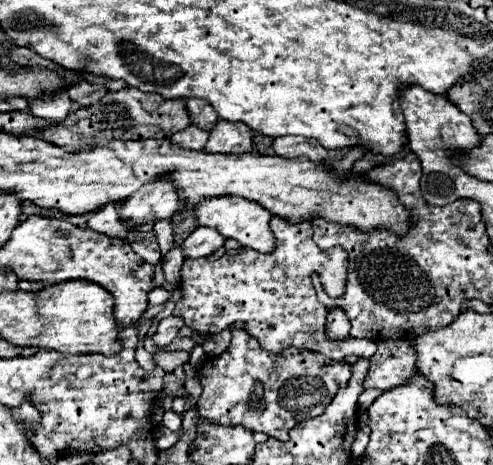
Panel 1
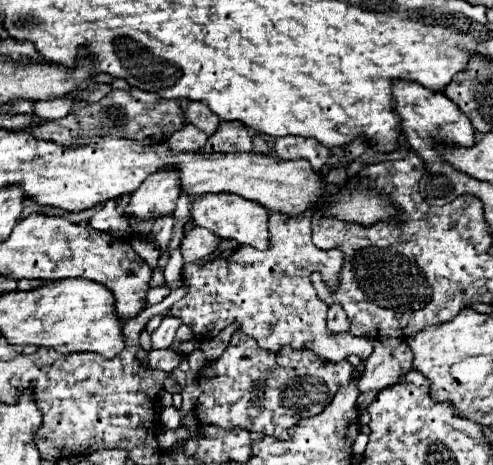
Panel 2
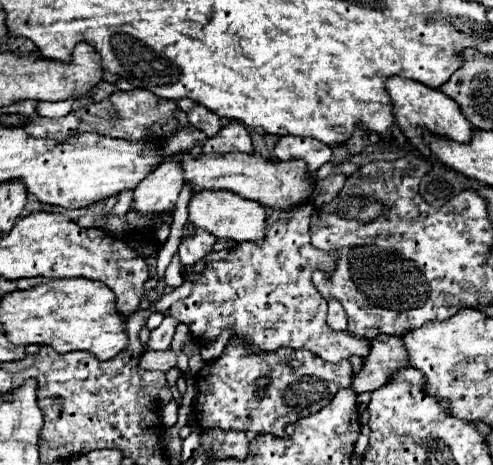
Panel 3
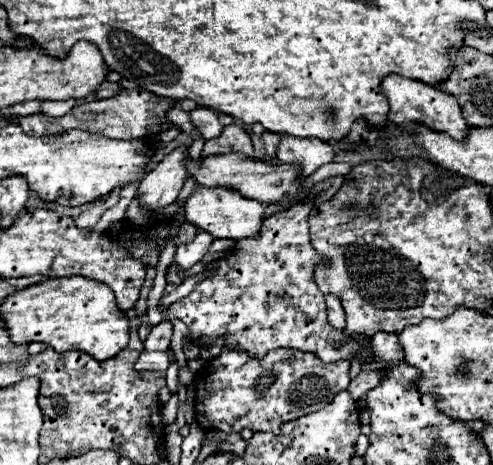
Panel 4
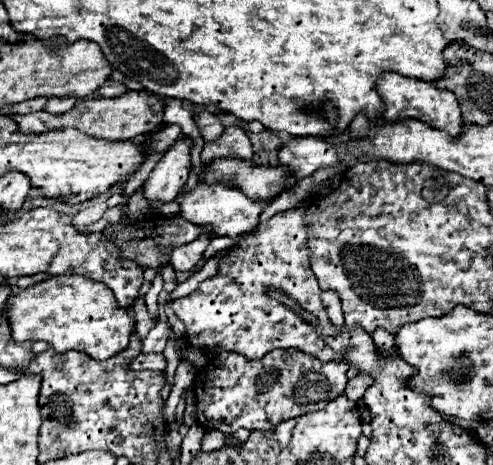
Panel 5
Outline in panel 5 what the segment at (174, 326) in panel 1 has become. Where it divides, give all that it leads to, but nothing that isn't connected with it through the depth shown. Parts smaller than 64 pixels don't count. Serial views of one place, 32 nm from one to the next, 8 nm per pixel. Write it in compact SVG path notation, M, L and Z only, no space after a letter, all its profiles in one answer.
M158 320L156 326L148 332L148 336L142 340L142 354L160 354L166 346L166 338L170 332L170 324L164 320Z

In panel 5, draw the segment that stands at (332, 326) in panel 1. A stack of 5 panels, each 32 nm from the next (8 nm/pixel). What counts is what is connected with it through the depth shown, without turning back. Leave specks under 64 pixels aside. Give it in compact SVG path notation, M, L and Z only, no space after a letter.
M326 290L326 292L322 292L320 298L322 298L322 304L324 304L324 310L330 316L330 322L334 326L344 324L344 314L342 314L342 308L340 308L340 298L336 296L336 292L334 290Z

